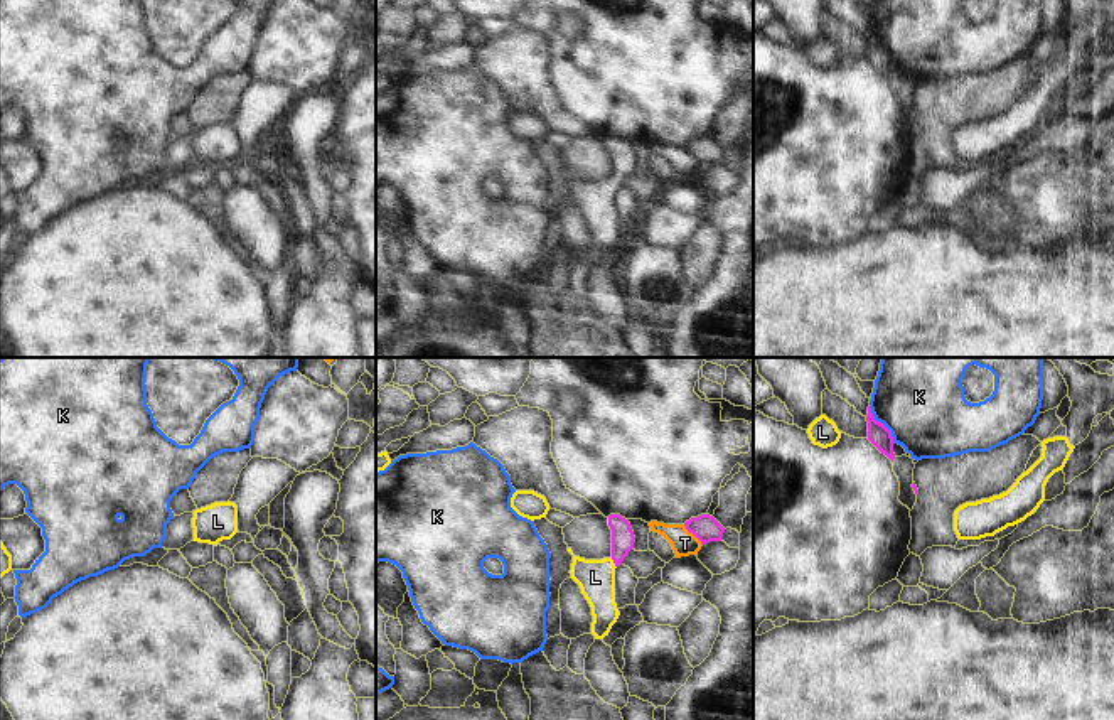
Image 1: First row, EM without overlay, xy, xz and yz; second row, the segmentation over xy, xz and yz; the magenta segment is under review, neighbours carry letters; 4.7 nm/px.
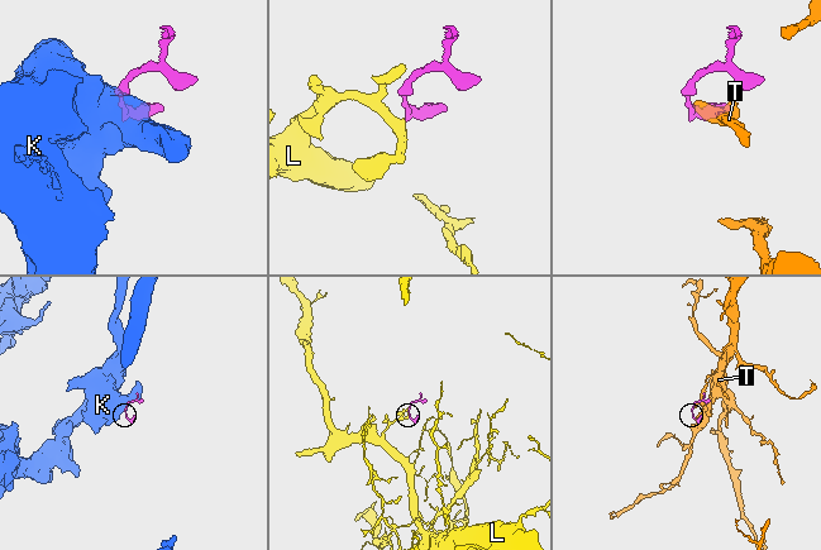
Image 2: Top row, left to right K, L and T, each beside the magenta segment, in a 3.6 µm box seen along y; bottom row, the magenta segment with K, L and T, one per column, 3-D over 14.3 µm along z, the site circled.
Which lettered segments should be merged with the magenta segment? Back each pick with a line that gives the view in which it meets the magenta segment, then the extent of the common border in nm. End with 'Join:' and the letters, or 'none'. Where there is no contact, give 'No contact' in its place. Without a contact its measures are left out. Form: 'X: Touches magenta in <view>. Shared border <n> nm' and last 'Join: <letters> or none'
L: Touches magenta in xz. Shared border 50 nm
Join: L.

